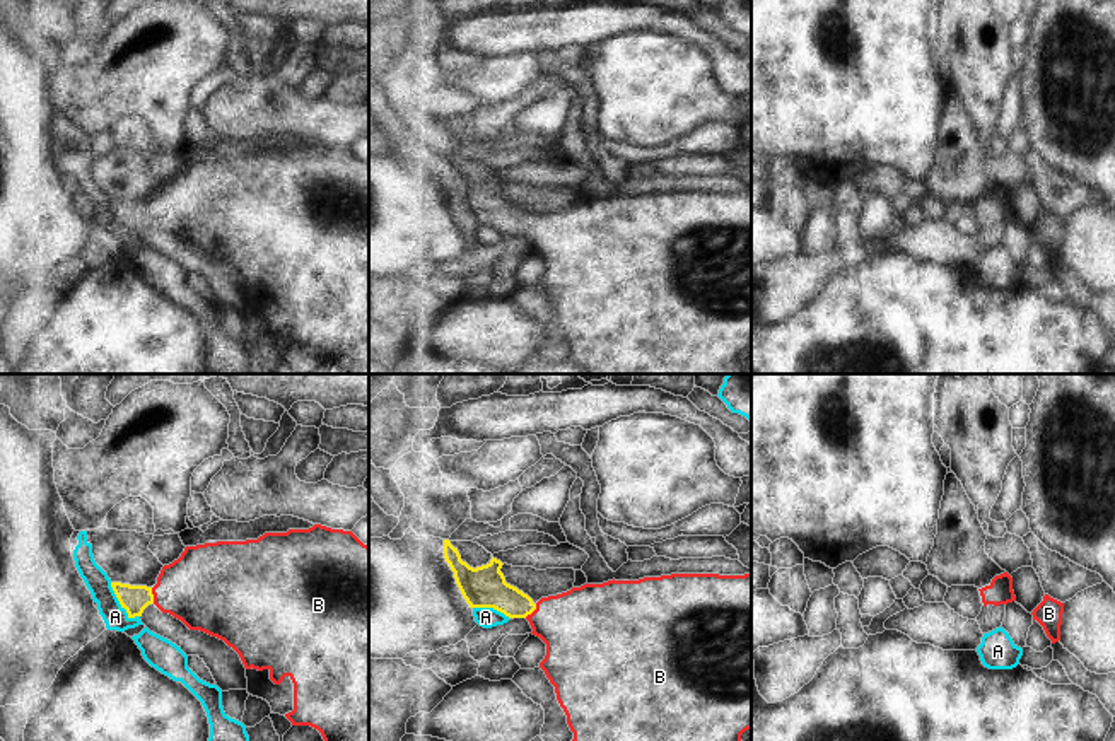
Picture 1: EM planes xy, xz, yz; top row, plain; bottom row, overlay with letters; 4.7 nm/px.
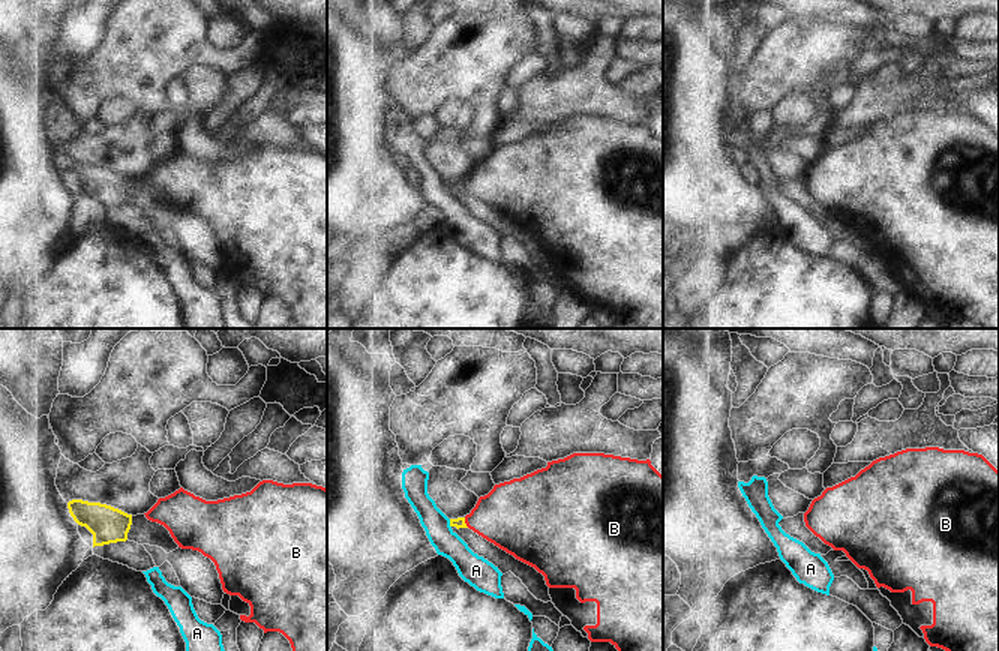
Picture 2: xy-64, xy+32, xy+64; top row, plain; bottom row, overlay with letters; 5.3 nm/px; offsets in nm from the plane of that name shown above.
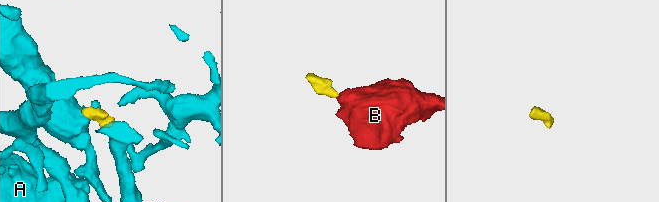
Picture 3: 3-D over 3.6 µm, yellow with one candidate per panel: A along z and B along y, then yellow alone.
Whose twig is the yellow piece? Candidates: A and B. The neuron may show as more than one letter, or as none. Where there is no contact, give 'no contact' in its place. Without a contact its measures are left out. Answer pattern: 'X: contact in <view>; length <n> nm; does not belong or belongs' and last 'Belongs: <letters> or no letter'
A: contact in xy; length 220 nm; does not belong
B: contact in xy; length 70 nm; belongs
Belongs: B

